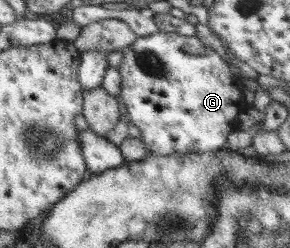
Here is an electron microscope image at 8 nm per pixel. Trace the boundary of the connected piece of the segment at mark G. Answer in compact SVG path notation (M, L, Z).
M174 31L136 36L133 44L123 52L123 61L118 66L120 98L127 107L128 119L140 130L140 139L147 150L167 156L224 148L227 136L238 128L238 115L247 108L243 85L227 65L197 37L182 36Z

